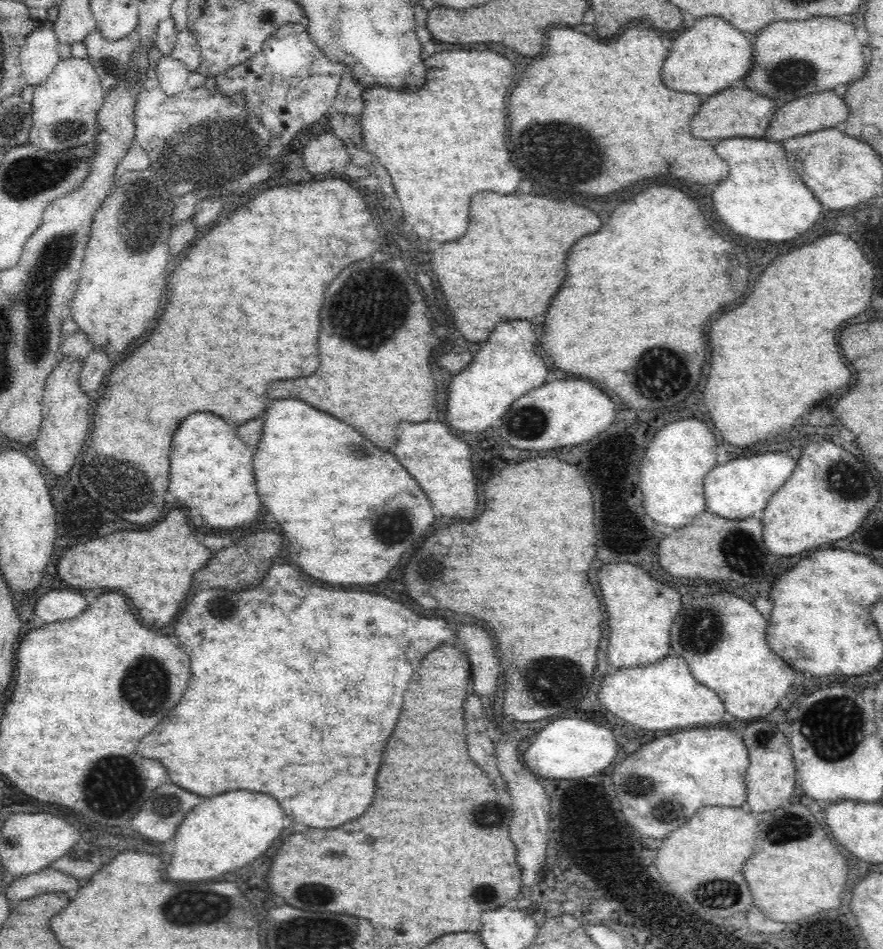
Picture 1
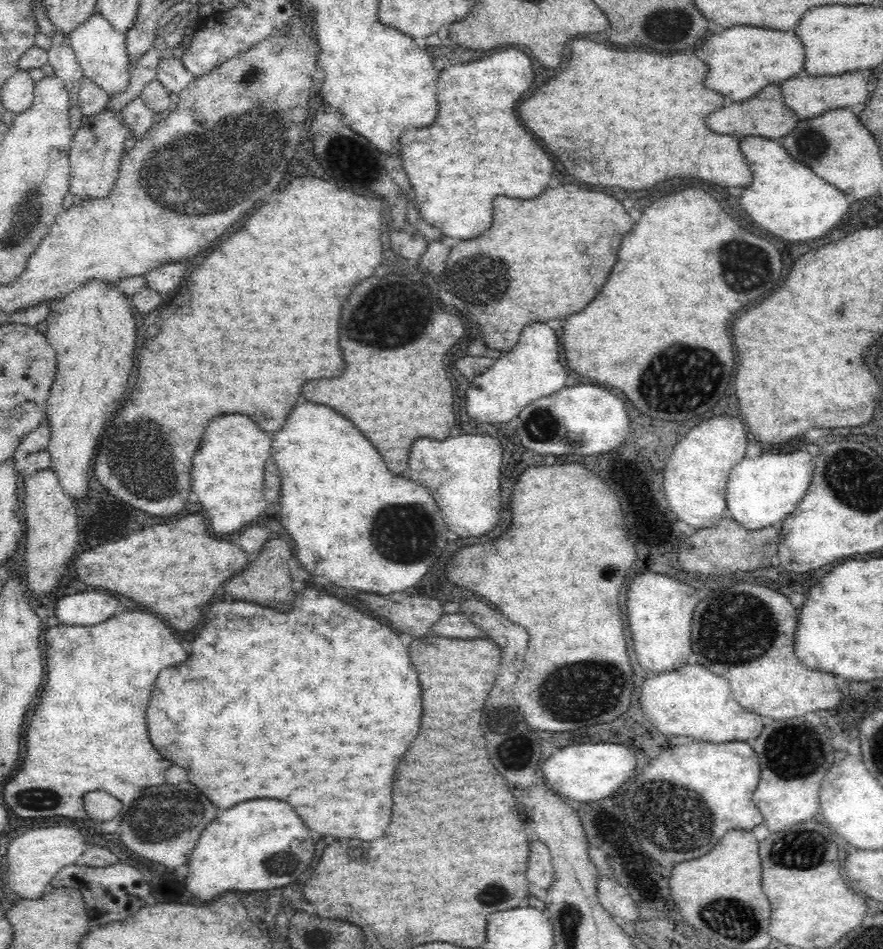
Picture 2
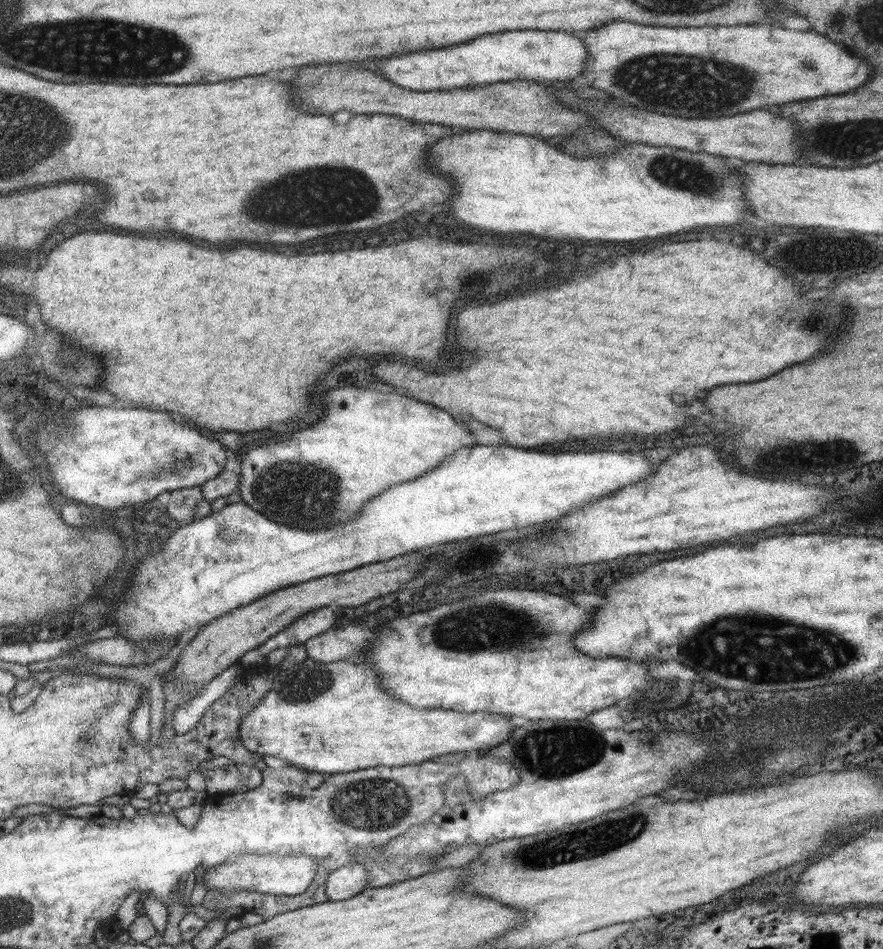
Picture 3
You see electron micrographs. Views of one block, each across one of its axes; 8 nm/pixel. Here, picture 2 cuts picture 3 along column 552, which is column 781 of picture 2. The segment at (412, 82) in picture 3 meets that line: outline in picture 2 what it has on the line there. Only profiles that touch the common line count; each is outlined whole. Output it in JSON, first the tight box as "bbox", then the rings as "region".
{"bbox":[700,26,804,102],"region":[[[734,26],[722,30],[720,34],[708,36],[700,48],[706,54],[708,64],[704,86],[724,96],[730,96],[734,102],[752,98],[756,92],[760,92],[772,82],[788,80],[788,76],[794,76],[804,66],[802,42],[794,34],[782,30],[766,30],[758,26]]]}

